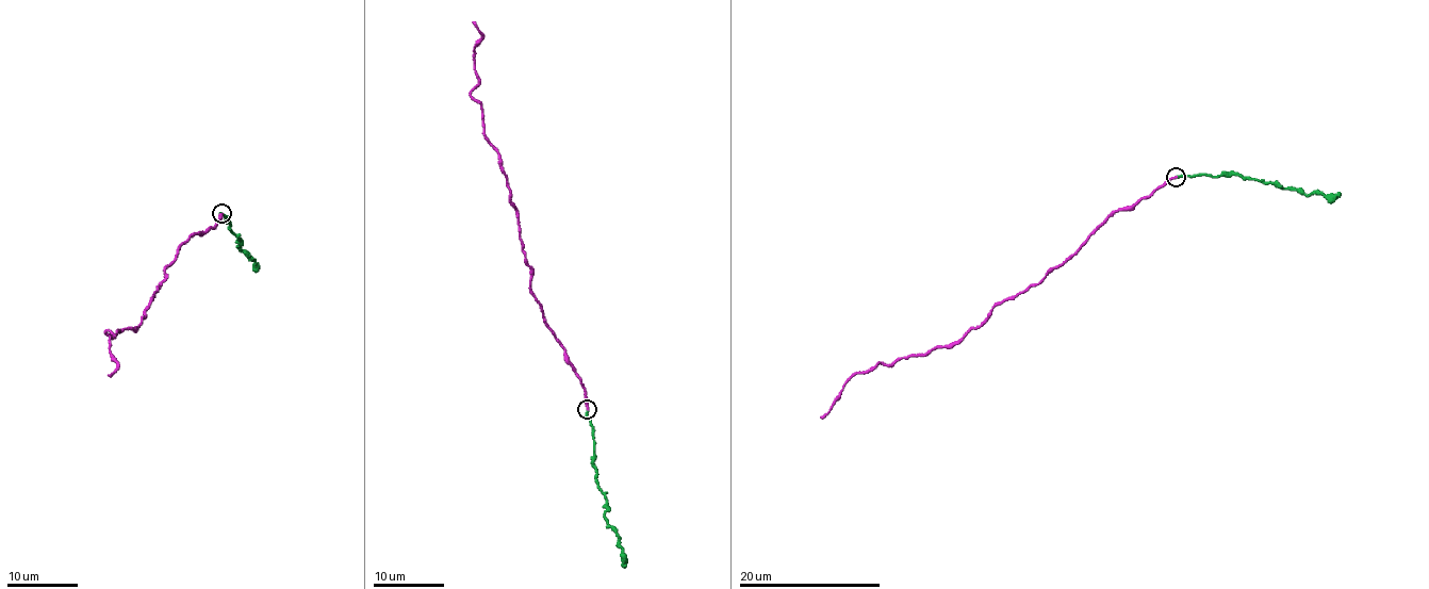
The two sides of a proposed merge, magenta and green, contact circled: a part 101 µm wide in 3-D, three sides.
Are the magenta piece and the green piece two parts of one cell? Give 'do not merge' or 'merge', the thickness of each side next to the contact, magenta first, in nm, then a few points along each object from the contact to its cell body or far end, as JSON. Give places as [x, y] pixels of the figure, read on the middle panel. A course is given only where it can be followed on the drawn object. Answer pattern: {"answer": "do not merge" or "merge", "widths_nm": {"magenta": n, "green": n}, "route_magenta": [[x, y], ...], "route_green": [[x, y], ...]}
{"answer": "do not merge", "widths_nm": {"magenta": 220, "green": 220}, "route_magenta": [[588, 409], [585, 388], [530, 288], [511, 193], [471, 91], [478, 83], [474, 48], [481, 36], [473, 22]], "route_green": [[588, 410], [598, 490], [606, 500], [606, 522], [617, 534], [625, 568]]}

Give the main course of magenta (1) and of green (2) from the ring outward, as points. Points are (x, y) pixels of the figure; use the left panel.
1: (222, 213), (213, 228), (180, 246), (138, 325), (105, 331), (117, 366), (109, 375)
2: (222, 213), (239, 240), (239, 247), (253, 264), (258, 263)

